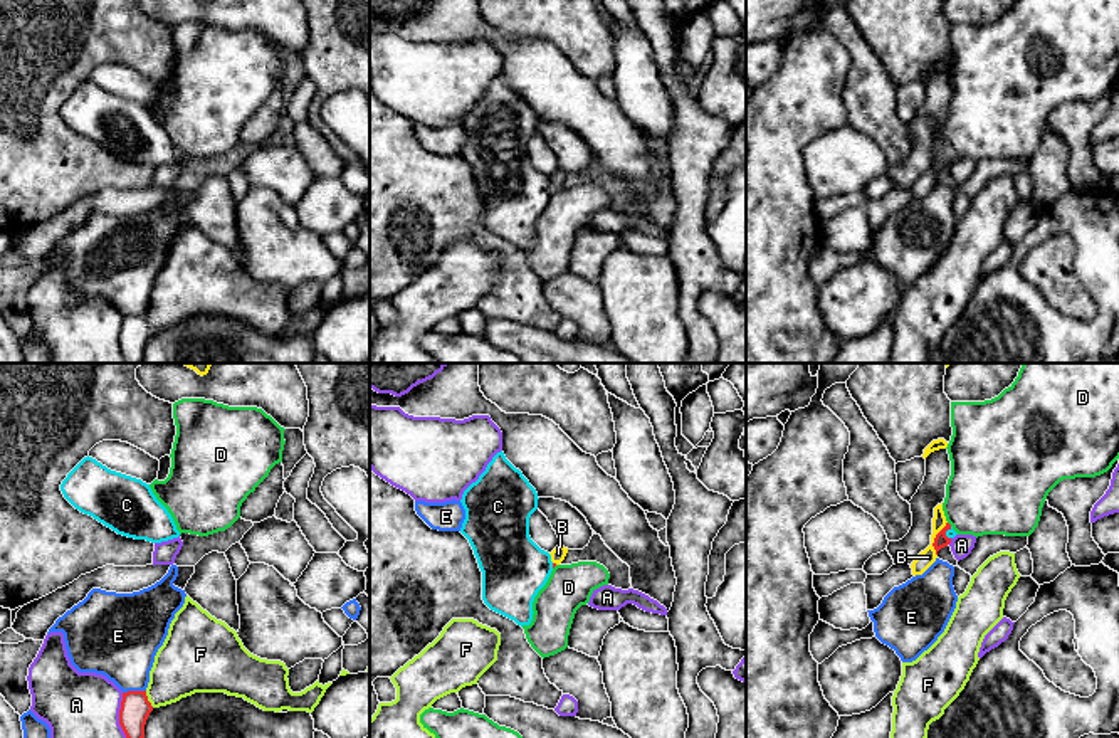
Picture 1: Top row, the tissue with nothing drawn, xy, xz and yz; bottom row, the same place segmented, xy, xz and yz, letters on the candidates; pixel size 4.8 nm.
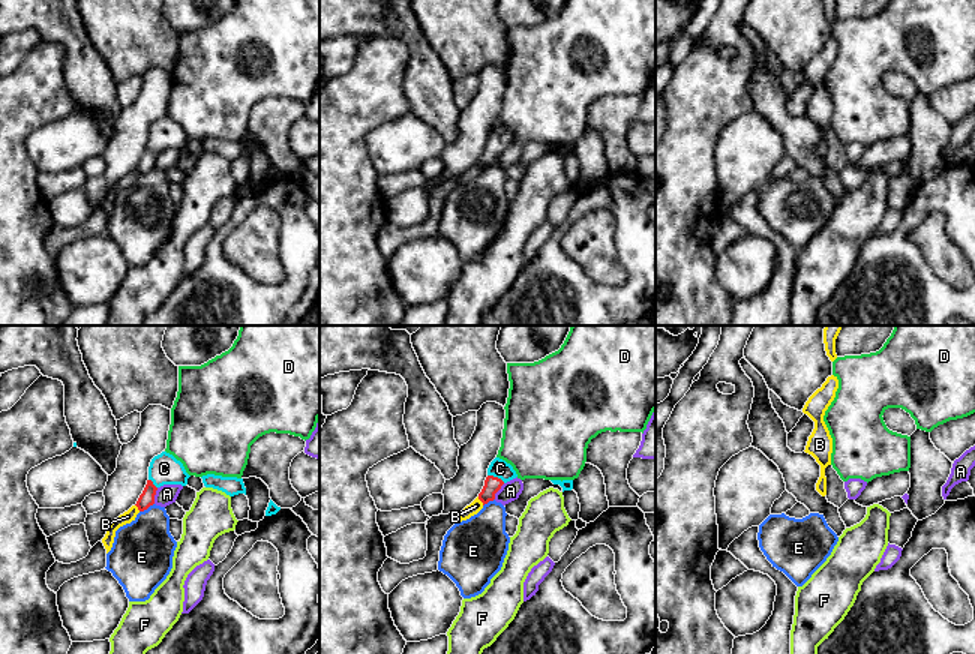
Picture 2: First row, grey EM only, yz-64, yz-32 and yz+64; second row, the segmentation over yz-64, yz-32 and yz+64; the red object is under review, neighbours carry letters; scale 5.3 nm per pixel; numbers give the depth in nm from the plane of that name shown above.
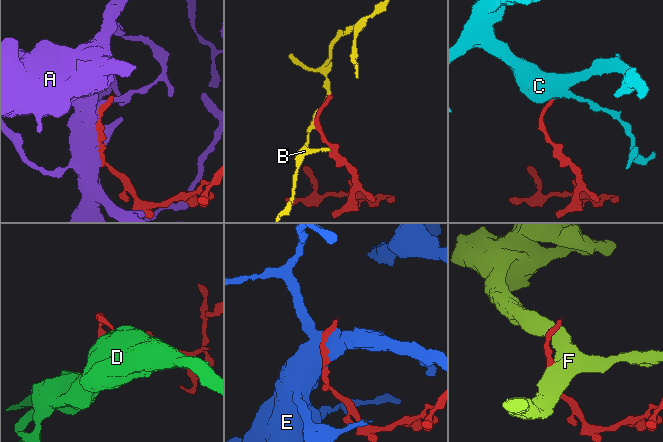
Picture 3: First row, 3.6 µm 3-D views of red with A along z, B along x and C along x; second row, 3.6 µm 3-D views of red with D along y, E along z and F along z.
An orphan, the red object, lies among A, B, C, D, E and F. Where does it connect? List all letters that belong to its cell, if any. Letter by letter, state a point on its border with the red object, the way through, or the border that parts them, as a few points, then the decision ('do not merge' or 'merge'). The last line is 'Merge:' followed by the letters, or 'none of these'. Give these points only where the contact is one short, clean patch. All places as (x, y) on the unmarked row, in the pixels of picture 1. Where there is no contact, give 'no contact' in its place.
A: xy (120, 340) | do not merge
B: yz (935, 162) | do not merge
C: yz (945, 157) | across yz (941, 163), (945, 157), (950, 157) | merge
D: no contact | do not merge
E: xy (133, 315) | do not merge
F: xy (147, 323) | along xy (145, 315), (153, 330) | do not merge
Merge: C

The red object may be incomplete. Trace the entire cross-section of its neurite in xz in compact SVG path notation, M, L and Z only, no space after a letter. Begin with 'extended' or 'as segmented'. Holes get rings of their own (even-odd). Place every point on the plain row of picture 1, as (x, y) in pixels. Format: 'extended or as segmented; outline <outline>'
extended; outline M502 74L460 123L465 133L460 156L482 195L482 224L521 250L531 247L534 220L556 190L529 160L538 123L536 113Z

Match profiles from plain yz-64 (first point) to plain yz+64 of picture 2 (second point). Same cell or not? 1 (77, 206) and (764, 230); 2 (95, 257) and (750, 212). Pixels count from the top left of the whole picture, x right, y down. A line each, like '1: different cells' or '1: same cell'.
1: same cell
2: different cells

